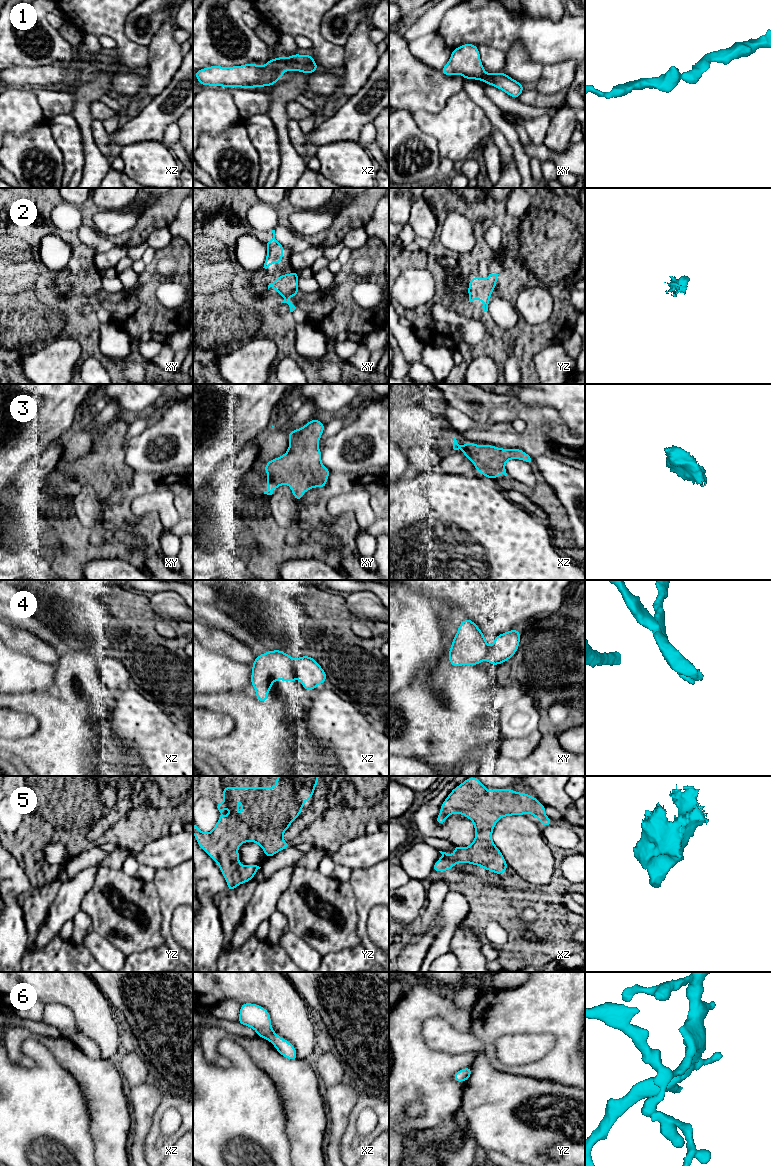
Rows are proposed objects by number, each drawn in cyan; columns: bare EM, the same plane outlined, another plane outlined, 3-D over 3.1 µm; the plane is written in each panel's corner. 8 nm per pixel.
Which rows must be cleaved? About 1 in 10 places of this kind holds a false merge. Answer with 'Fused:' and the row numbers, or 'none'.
Fused: none

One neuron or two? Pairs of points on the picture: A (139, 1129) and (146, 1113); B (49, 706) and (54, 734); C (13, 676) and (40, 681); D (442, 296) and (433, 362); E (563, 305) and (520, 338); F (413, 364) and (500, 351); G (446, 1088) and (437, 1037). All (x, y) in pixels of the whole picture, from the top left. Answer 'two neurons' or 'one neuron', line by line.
A: one neuron
B: one neuron
C: one neuron
D: two neurons
E: one neuron
F: two neurons
G: two neurons

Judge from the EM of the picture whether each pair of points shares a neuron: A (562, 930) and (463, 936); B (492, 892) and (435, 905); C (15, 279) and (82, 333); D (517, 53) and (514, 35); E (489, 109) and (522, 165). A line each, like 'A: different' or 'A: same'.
A: different
B: different
C: same
D: different
E: same

